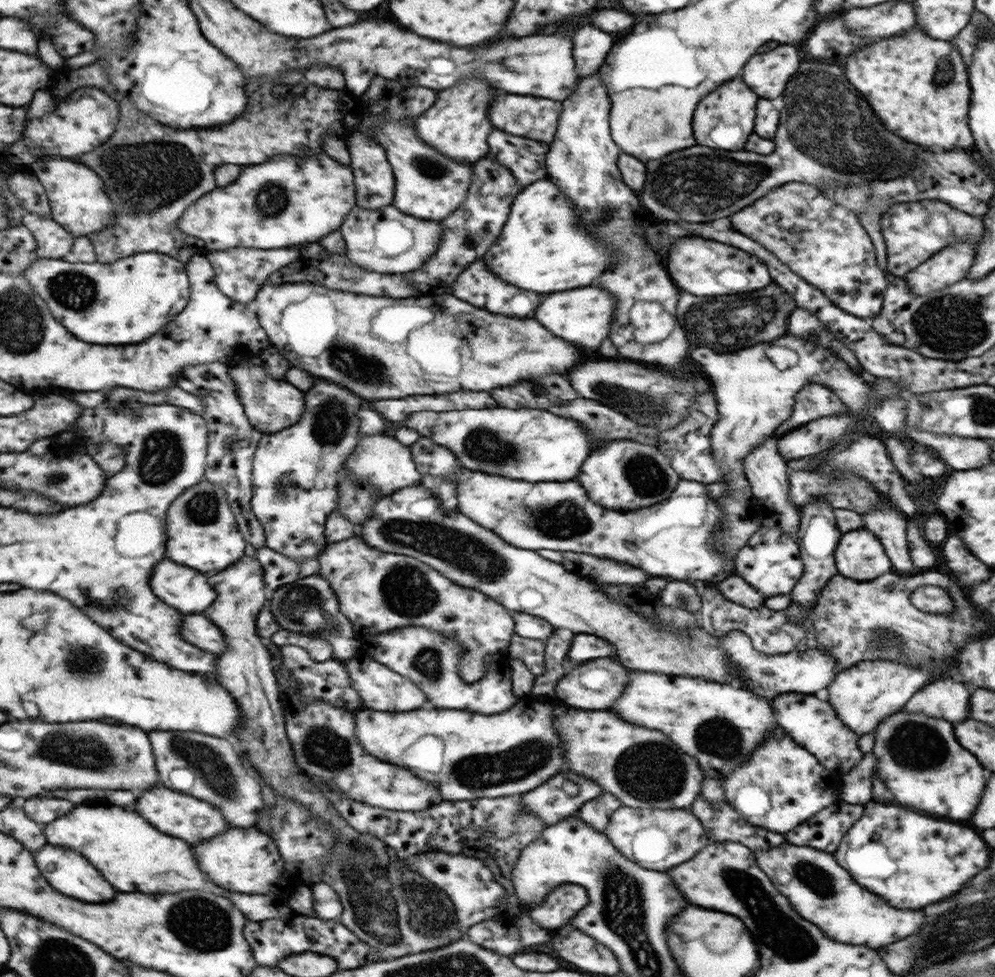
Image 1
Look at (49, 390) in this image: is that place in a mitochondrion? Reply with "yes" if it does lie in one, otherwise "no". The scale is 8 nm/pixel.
no

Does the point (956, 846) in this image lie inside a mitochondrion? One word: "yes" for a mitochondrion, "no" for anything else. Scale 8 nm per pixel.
no

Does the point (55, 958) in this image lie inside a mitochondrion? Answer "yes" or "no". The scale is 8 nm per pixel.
yes

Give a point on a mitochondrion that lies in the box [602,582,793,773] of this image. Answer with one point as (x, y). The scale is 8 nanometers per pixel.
(717, 736)

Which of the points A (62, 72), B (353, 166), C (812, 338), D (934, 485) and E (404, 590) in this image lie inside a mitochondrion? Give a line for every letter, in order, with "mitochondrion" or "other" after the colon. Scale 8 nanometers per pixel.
A: other
B: other
C: other
D: other
E: mitochondrion

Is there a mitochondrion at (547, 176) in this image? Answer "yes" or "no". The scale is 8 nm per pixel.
no

